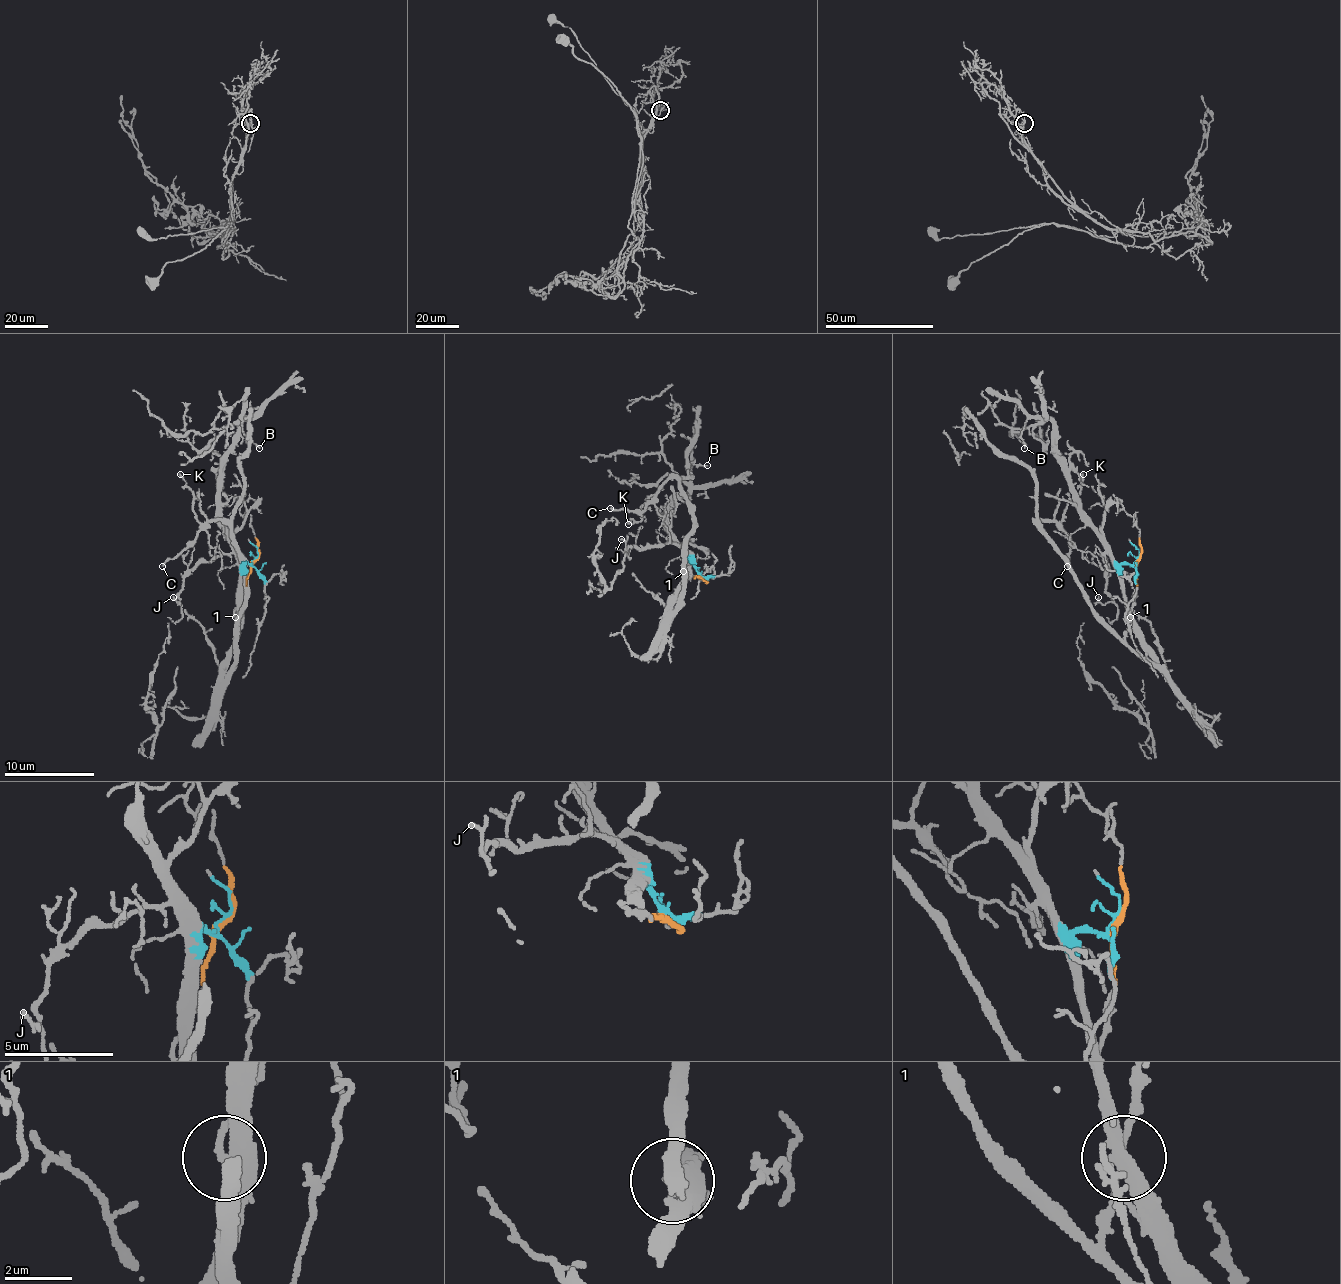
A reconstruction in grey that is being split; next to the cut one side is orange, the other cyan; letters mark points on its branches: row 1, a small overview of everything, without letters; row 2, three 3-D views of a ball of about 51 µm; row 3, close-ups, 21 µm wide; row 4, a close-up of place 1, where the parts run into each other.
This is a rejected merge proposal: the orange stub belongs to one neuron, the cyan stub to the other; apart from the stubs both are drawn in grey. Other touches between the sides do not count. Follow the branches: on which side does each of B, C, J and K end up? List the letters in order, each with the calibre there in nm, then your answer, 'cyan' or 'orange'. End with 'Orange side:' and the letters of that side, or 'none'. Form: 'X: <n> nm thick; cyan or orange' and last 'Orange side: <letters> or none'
B: 120 nm thick; cyan
C: 160 nm thick; orange
J: 100 nm thick; cyan
K: 150 nm thick; orange
Orange side: C, K

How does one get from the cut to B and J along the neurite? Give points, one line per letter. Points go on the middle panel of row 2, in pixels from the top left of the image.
B: (701, 578), (667, 522), (667, 508), (690, 491), (690, 466), (694, 461), (708, 466)
J: (701, 578), (692, 560), (674, 544), (631, 547), (627, 551), (625, 542), (620, 540)

